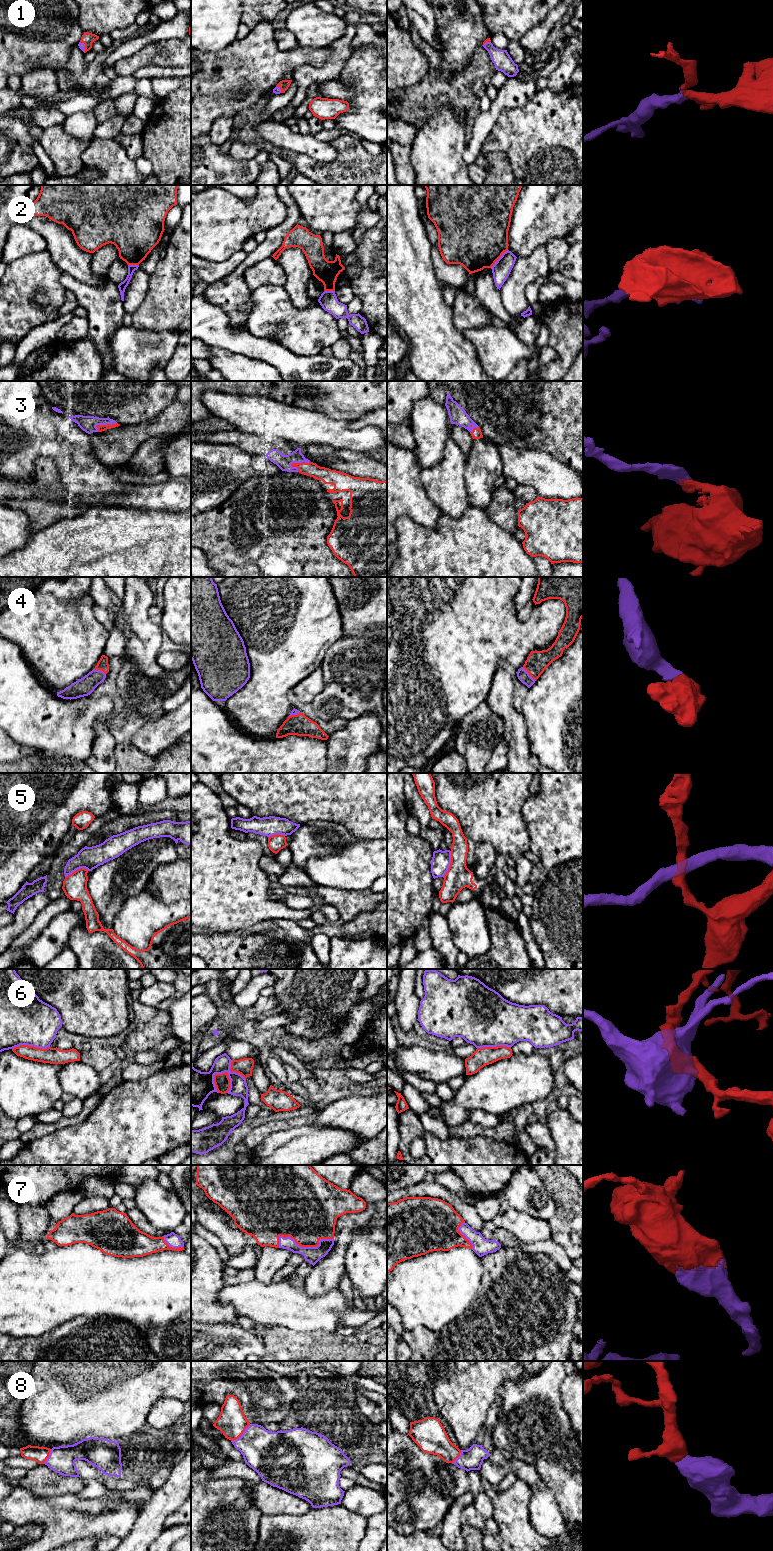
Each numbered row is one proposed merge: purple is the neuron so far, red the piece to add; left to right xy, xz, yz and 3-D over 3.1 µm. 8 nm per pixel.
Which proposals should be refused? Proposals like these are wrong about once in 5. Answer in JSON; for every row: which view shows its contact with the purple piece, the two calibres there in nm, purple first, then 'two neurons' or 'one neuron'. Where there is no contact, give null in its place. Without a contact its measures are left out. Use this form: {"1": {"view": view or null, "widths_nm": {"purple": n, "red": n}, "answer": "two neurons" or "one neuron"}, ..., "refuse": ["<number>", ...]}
{"1": {"view": "xy", "widths_nm": {"purple": 50, "red": 100}, "answer": "one neuron"}, "2": {"view": "yz", "widths_nm": {"purple": 150, "red": 500}, "answer": "two neurons"}, "3": {"view": "xz", "widths_nm": {"purple": 120, "red": 120}, "answer": "one neuron"}, "4": {"view": "yz", "widths_nm": {"purple": 90, "red": 170}, "answer": "one neuron"}, "5": {"view": "yz", "widths_nm": {"purple": 150, "red": 200}, "answer": "two neurons"}, "6": {"view": "xz", "widths_nm": {"purple": 220, "red": 130}, "answer": "two neurons"}, "7": {"view": "xz", "widths_nm": {"purple": 130, "red": 400}, "answer": "one neuron"}, "8": {"view": "xz", "widths_nm": {"purple": 340, "red": 220}, "answer": "one neuron"}, "refuse": ["2", "5", "6"]}

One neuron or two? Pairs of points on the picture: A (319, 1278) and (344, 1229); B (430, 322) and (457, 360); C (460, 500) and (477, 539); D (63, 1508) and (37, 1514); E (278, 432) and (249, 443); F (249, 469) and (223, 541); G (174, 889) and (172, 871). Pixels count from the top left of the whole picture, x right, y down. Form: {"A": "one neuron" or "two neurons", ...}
{"A": "one neuron", "B": "one neuron", "C": "two neurons", "D": "one neuron", "E": "two neurons", "F": "two neurons", "G": "one neuron"}

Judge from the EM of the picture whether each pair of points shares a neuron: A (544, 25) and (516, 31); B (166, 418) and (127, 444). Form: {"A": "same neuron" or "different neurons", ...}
{"A": "different neurons", "B": "same neuron"}

